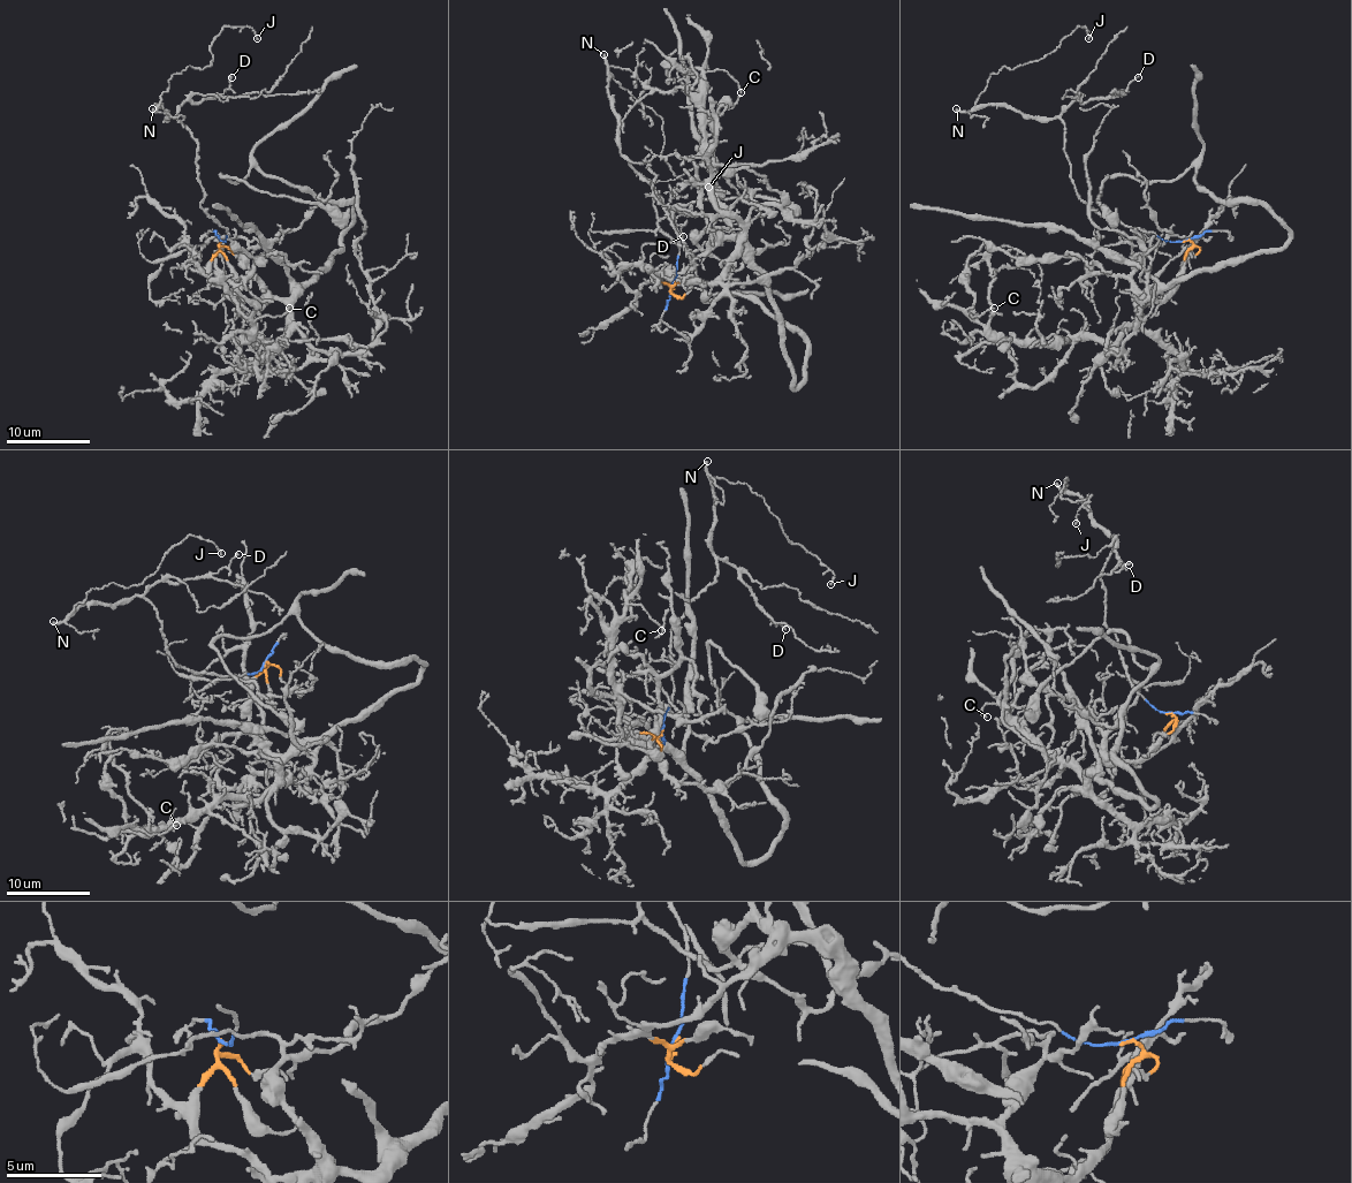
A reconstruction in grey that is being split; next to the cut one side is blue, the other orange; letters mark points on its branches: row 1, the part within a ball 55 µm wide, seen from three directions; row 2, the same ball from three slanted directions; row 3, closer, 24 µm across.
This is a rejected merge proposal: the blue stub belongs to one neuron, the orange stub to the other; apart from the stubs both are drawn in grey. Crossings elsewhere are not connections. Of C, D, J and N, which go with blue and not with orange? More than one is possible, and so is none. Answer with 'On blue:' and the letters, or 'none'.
On blue: D, J, N

